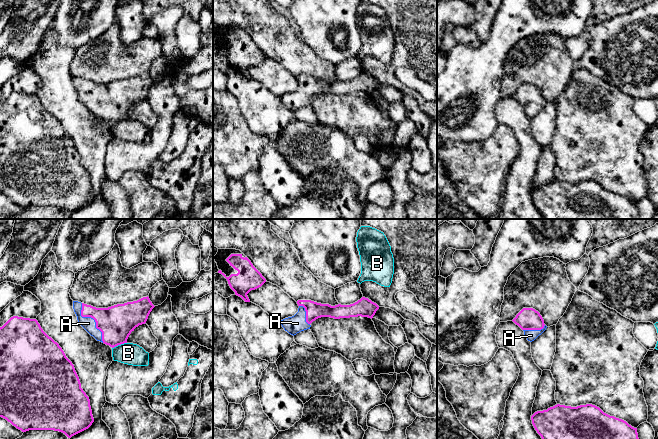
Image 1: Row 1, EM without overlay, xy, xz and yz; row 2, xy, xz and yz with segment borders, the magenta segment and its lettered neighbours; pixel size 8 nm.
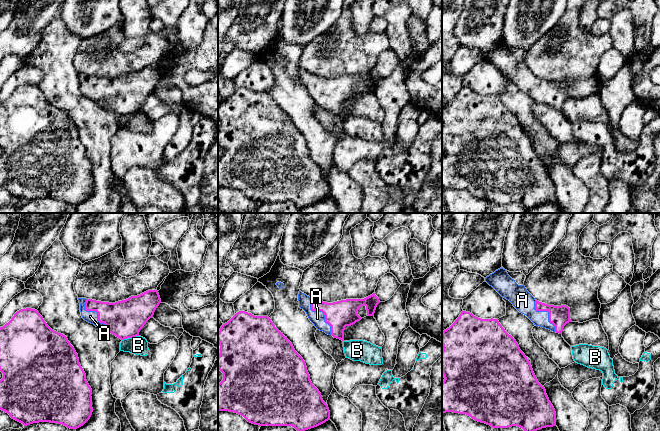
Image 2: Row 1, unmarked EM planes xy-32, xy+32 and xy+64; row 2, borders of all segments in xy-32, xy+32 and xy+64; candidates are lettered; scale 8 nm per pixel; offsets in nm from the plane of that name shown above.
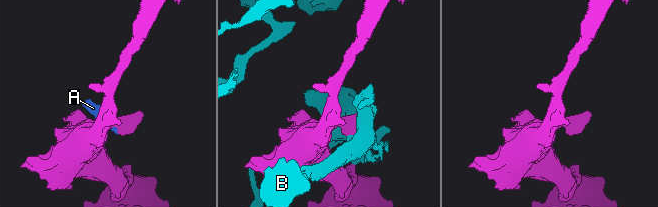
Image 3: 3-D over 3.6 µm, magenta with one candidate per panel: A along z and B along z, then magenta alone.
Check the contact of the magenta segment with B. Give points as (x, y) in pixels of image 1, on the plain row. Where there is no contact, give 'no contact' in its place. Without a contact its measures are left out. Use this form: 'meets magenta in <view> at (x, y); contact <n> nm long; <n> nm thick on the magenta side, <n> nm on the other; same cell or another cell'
meets magenta in xy at (119, 120); contact 130 nm long; 280 nm thick on the magenta side, 180 nm on the other; another cell

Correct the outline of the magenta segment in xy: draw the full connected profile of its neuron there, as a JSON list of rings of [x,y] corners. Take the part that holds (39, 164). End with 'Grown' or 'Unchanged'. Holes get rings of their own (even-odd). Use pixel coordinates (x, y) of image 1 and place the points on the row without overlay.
[[[13,92],[0,103],[0,193],[22,208],[54,206],[68,214],[88,205],[94,198],[89,173],[81,164],[74,141],[36,95]]]. Unchanged

